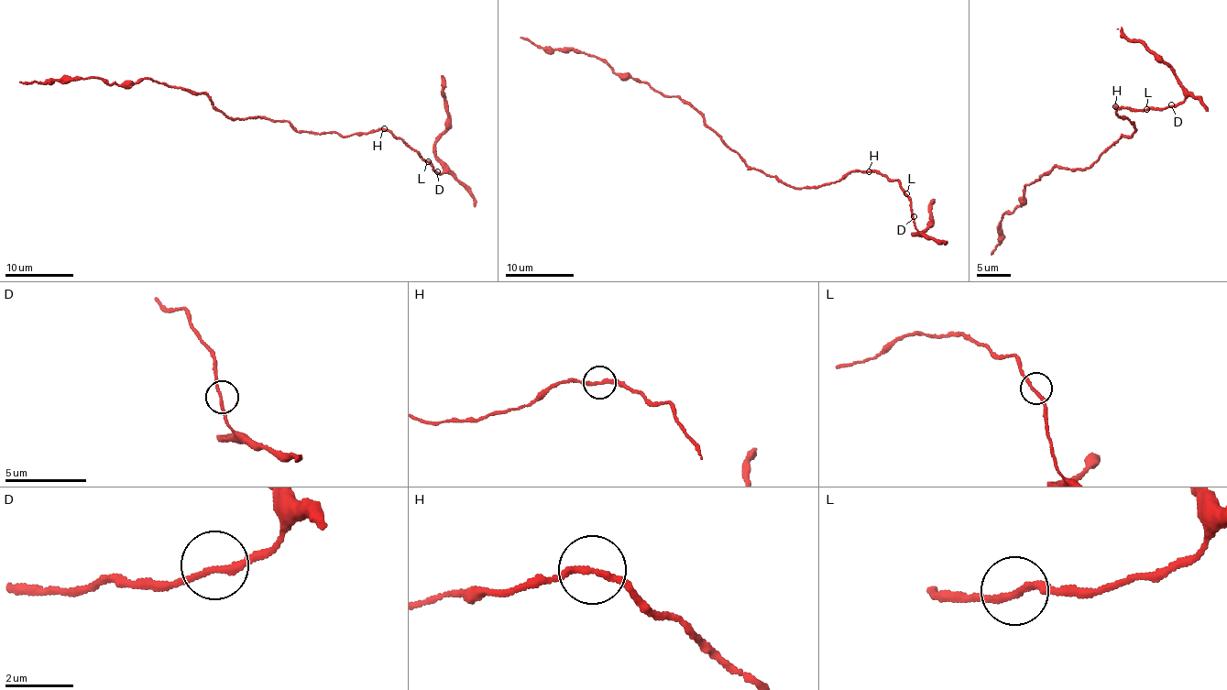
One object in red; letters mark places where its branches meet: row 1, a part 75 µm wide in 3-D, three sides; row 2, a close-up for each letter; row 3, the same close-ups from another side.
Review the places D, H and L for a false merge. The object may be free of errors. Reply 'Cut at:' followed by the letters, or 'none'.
Cut at: H

